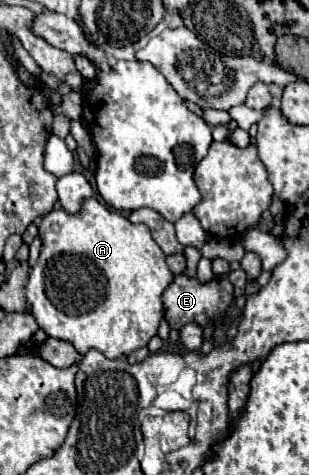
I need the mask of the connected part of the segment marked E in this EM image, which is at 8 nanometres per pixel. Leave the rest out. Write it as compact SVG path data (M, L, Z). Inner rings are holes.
M179 275L179 277L175 277L171 287L163 295L165 319L169 321L169 327L173 327L173 329L181 329L187 323L199 323L205 327L213 319L221 321L223 311L229 307L231 299L233 299L231 283L227 283L227 277L221 281L211 279L207 285L201 285L197 279L189 279L187 275Z

